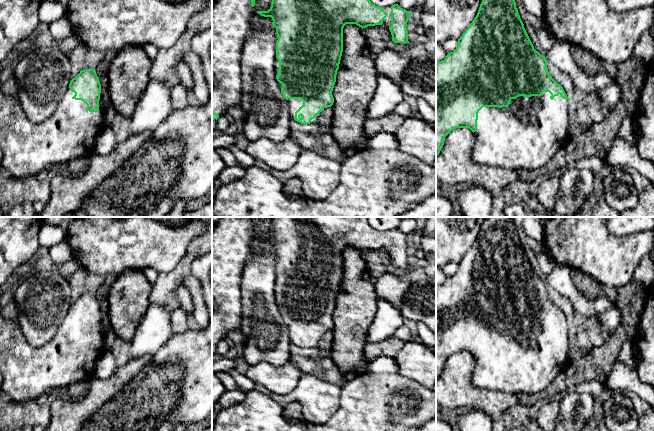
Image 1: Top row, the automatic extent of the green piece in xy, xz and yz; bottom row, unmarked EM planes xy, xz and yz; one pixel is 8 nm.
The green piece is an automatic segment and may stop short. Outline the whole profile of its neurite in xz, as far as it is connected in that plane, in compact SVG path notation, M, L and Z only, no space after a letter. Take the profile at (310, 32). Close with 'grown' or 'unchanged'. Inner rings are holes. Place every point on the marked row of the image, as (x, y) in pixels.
M272 0L268 11L257 11L264 17L271 17L276 28L276 59L274 63L276 79L281 93L289 105L291 119L301 123L322 122L322 111L334 103L332 91L343 52L343 28L346 24L368 26L385 25L389 28L394 43L409 43L407 22L412 15L398 4L379 7L370 0Z; grown

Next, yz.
M482 0L476 17L458 39L456 49L448 53L444 60L436 63L436 157L444 145L445 137L451 131L456 128L469 128L476 138L472 149L472 160L476 164L513 170L543 167L561 148L570 148L573 144L569 140L570 111L570 98L567 97L563 87L550 76L545 56L534 49L516 8L515 0Z; grown

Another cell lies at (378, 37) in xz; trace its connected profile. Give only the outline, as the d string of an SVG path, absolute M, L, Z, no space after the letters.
M383 24L363 28L362 33L373 56L391 48L394 43L389 28Z

